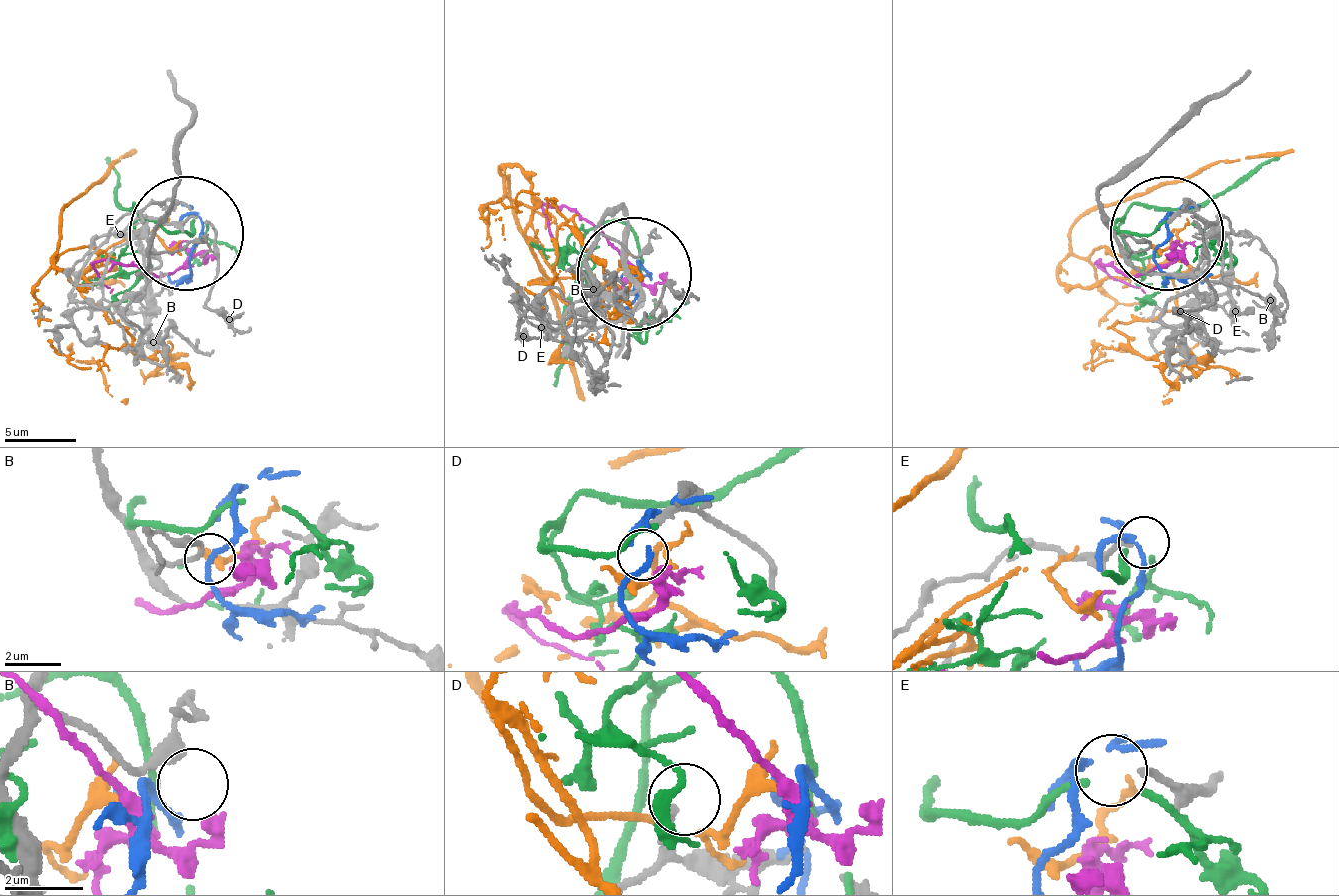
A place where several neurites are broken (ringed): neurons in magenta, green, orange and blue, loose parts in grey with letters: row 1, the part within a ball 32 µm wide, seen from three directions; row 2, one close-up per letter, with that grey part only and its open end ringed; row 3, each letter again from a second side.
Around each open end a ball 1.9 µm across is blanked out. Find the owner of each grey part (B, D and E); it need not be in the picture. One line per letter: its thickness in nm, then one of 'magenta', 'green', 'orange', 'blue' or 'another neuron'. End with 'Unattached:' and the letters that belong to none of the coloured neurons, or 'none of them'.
B: 300 nm thick; another neuron
D: 280 nm thick; another neuron
E: 190 nm thick; green
Unattached: B, D

